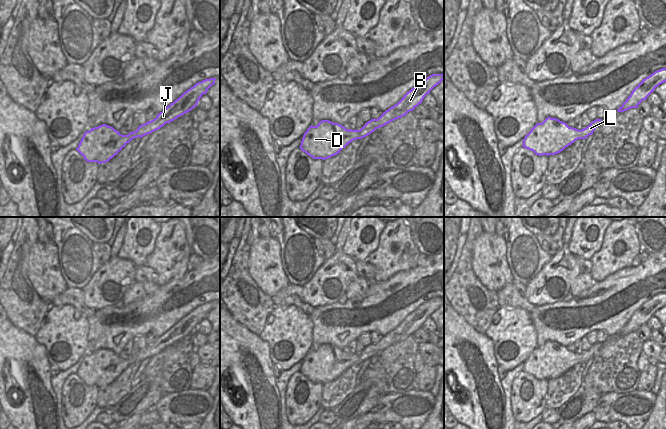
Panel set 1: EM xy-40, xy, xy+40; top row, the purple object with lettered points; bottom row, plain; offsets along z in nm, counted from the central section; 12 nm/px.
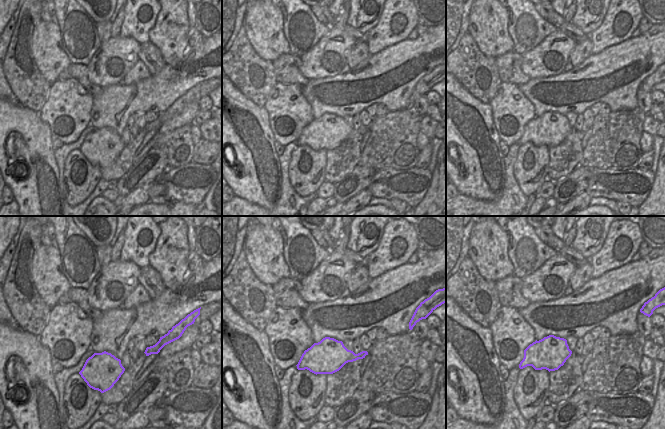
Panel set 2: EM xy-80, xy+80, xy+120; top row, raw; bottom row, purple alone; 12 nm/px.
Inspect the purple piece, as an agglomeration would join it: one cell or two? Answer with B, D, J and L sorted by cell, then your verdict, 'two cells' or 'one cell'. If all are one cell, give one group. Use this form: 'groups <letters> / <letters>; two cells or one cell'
groups B D J L; one cell

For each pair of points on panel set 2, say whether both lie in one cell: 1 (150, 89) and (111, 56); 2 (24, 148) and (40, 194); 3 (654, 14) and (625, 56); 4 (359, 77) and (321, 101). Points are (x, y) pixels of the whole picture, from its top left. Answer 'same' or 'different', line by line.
1: different
2: same
3: different
4: same

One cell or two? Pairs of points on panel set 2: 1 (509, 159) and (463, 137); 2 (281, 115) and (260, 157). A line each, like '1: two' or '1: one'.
1: two
2: two

